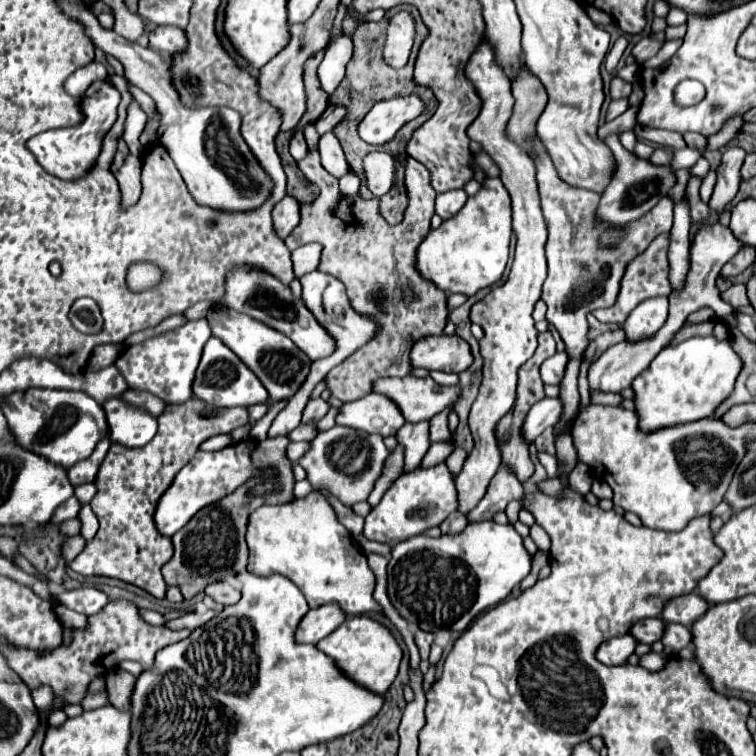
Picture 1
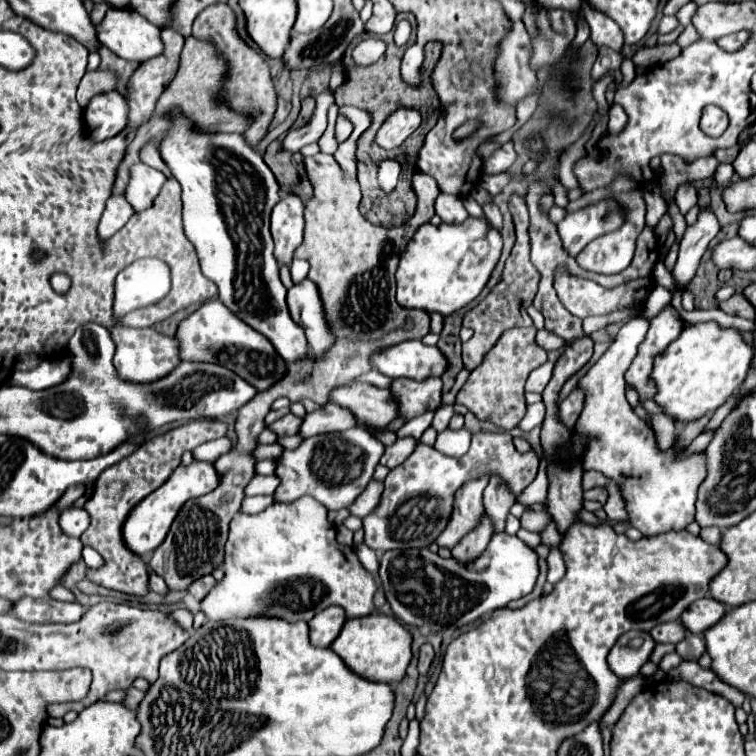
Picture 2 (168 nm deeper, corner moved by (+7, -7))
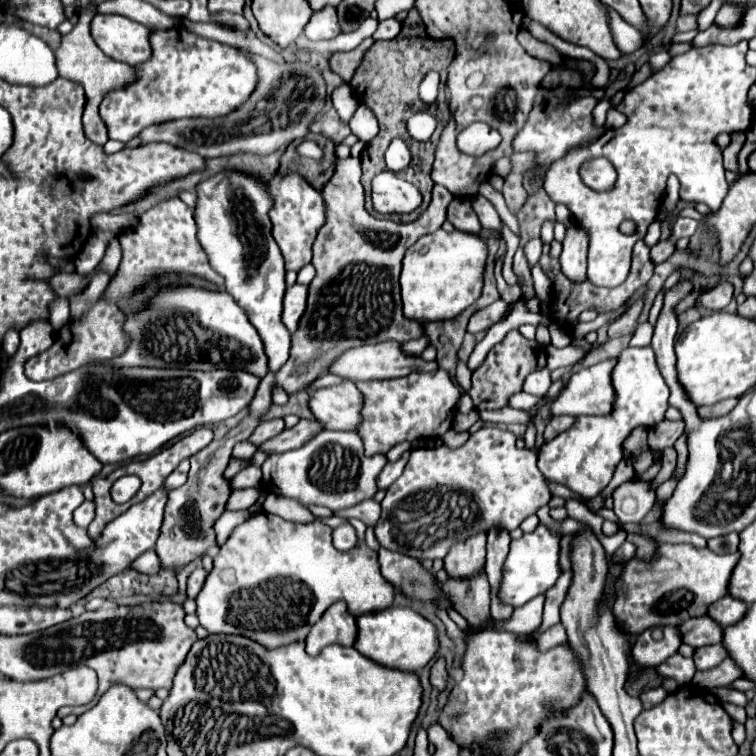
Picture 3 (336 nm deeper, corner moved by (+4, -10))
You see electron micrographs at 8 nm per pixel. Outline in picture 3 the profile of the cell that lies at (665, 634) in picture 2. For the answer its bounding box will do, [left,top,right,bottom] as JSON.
[680,614,724,648]

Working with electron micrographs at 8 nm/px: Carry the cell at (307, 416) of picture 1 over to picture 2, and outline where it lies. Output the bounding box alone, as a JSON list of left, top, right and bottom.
[269,413,303,437]

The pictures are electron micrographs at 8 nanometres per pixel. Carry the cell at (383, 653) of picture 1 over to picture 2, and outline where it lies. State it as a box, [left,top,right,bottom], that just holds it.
[329,613,411,685]

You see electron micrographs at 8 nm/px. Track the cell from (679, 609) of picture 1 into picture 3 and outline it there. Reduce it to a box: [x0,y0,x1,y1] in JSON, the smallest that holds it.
[708,596,748,626]

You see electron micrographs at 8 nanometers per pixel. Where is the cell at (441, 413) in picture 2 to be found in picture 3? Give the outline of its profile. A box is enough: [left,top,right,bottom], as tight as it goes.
[456,358,471,393]

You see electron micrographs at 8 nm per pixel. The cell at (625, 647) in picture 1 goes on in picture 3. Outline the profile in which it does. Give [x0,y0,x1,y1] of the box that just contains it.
[632,626,682,668]

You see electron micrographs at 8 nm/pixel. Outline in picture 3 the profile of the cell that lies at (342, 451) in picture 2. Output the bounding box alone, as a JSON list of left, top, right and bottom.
[262,430,384,512]

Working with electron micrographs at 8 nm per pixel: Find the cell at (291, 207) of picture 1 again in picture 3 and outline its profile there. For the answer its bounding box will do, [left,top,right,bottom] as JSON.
[268,174,326,272]

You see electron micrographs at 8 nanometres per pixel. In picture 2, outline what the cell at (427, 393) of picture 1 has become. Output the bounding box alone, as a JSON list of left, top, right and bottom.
[331,383,399,427]

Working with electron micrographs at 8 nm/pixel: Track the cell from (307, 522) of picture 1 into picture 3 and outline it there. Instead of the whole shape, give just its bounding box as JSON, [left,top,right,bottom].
[196,512,394,648]

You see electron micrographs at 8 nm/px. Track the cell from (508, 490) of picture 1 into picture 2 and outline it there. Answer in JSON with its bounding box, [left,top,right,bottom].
[451,513,493,561]

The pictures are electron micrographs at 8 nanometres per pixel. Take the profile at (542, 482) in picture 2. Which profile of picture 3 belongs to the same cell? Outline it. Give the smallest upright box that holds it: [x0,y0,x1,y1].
[538,346,668,500]

